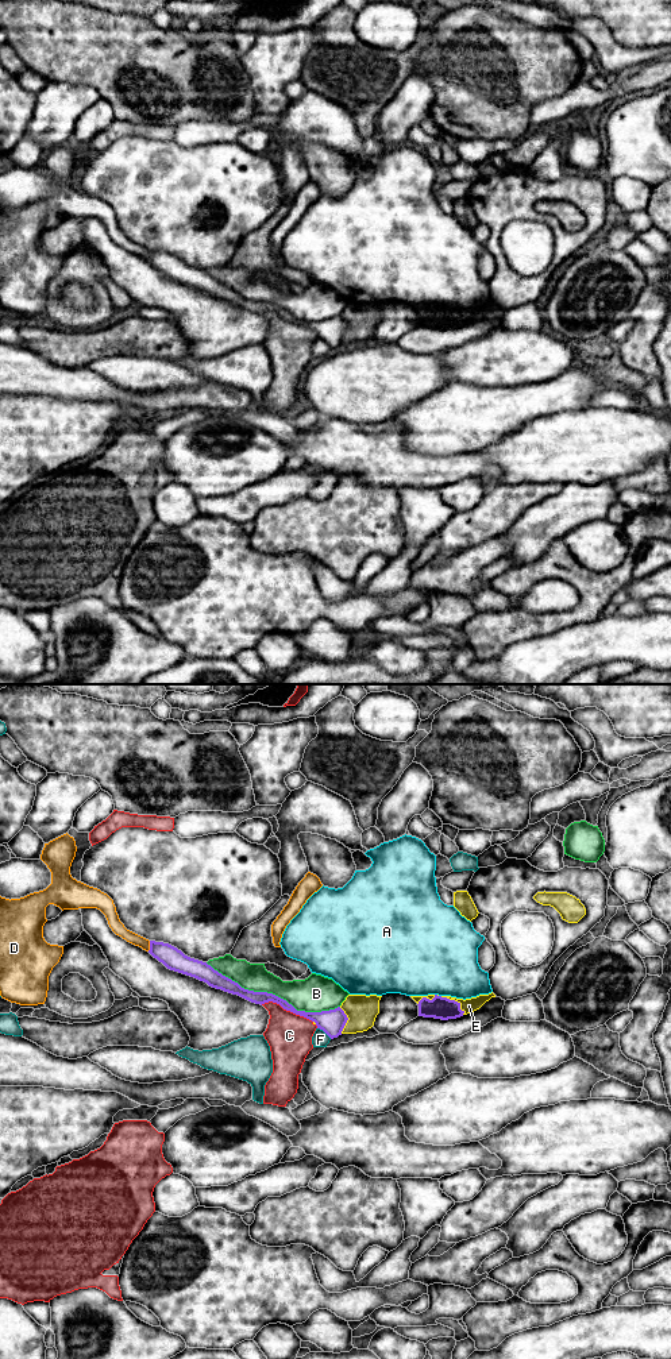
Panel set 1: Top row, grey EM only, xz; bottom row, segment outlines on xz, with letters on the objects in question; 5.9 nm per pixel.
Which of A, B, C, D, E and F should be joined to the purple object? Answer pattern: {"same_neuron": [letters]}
{"same_neuron": []}

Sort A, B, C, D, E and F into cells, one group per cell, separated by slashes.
A / B / C E / D / F

